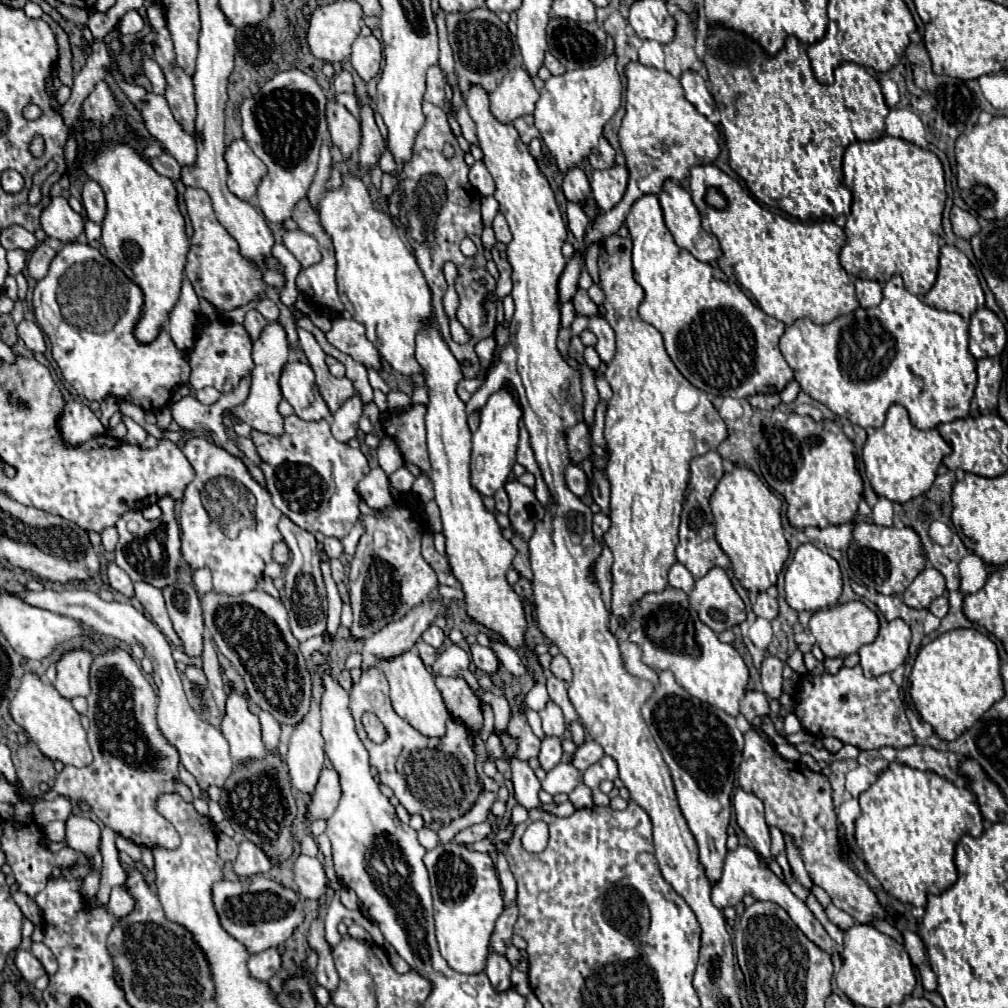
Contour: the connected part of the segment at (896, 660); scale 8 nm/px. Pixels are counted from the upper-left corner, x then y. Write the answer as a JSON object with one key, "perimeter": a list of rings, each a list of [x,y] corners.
{"perimeter":[[[902,619],[890,621],[880,629],[874,643],[860,647],[860,667],[866,677],[878,677],[892,673],[900,667],[908,655],[910,629]]]}

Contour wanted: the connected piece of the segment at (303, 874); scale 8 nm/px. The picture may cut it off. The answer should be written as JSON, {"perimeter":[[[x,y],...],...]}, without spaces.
{"perimeter":[[[300,855],[296,859],[296,867],[294,867],[294,879],[300,887],[300,893],[304,899],[318,899],[322,895],[326,895],[328,899],[334,897],[334,889],[328,883],[324,865],[318,859]]]}

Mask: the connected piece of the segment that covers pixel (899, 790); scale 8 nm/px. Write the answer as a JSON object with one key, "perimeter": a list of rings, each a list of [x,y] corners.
{"perimeter":[[[892,763],[886,771],[882,771],[878,775],[878,781],[860,795],[860,807],[862,807],[862,817],[856,821],[856,843],[858,847],[862,849],[862,855],[864,855],[864,861],[868,865],[868,869],[874,873],[874,877],[884,885],[884,889],[894,895],[898,901],[902,903],[910,903],[910,905],[916,905],[916,907],[924,907],[926,905],[926,899],[928,895],[940,895],[944,893],[946,889],[950,889],[954,883],[956,883],[956,865],[954,865],[954,847],[956,843],[960,841],[962,835],[974,835],[978,837],[982,831],[984,831],[984,821],[982,821],[982,813],[980,813],[980,807],[976,803],[976,797],[962,785],[954,785],[950,781],[946,781],[944,777],[932,773],[932,771],[918,771],[918,769],[912,769],[908,765],[900,765],[900,763]]]}

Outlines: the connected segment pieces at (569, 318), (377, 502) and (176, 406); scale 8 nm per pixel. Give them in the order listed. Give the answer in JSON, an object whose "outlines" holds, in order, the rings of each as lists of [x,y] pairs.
{"outlines":[[[[566,301],[566,303],[562,305],[560,315],[562,315],[562,319],[560,319],[560,321],[562,321],[562,327],[570,327],[572,321],[574,321],[574,317],[576,317],[576,311],[574,311],[572,301]]],[[[380,467],[371,469],[370,473],[358,483],[358,493],[368,507],[374,507],[374,509],[394,507],[394,499],[388,491],[388,477]]],[[[244,379],[242,381],[242,385],[236,389],[236,391],[232,391],[232,393],[226,393],[226,395],[222,395],[220,397],[220,401],[216,401],[214,405],[202,405],[194,395],[186,395],[186,397],[182,397],[182,399],[178,399],[178,401],[172,401],[170,403],[170,411],[172,411],[172,419],[182,427],[182,429],[188,429],[188,431],[192,431],[192,433],[206,433],[206,435],[210,435],[212,439],[214,439],[214,443],[216,445],[220,445],[220,447],[224,447],[226,451],[230,451],[230,453],[234,453],[234,455],[240,455],[240,457],[244,457],[242,453],[240,453],[240,449],[234,445],[234,441],[228,437],[228,433],[226,433],[226,429],[224,429],[224,425],[222,425],[222,413],[228,409],[228,407],[234,407],[234,405],[240,405],[240,403],[244,403],[246,401],[246,397],[248,397],[248,389],[250,389],[250,381],[248,379]]]]}

